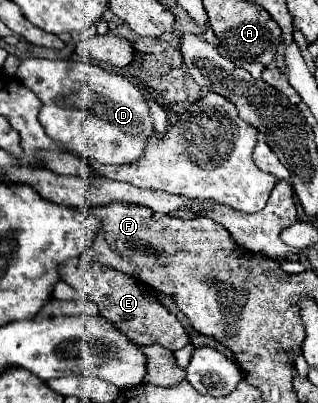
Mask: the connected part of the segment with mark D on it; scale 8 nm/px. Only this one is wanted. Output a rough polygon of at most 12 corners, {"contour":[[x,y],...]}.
{"contour":[[20,57],[54,141],[110,165],[142,155],[152,119],[126,77]]}

